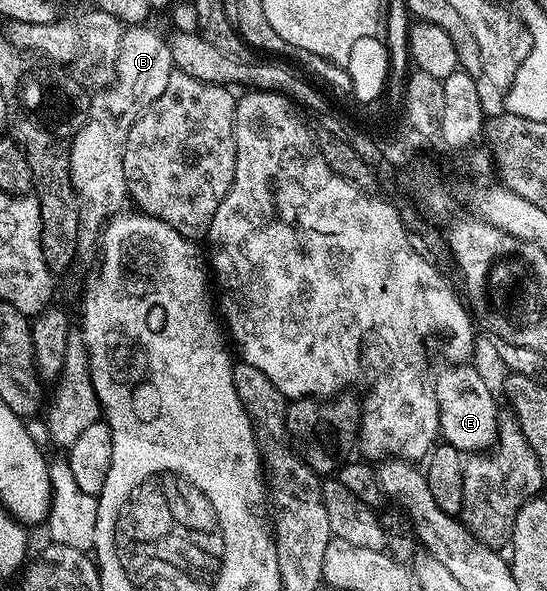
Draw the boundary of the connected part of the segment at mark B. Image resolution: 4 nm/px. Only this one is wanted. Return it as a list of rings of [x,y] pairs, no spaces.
[[[143,23],[140,25],[128,25],[122,30],[122,38],[120,39],[120,51],[116,59],[116,67],[114,68],[114,80],[106,86],[105,89],[99,89],[91,96],[90,109],[86,113],[86,122],[80,127],[80,131],[76,135],[76,139],[70,148],[70,178],[74,184],[74,188],[78,190],[78,204],[82,211],[82,227],[81,232],[97,234],[100,229],[100,223],[107,219],[123,212],[128,205],[128,194],[126,192],[126,180],[124,179],[124,143],[128,139],[128,131],[132,131],[132,127],[136,123],[136,119],[141,113],[149,107],[153,101],[160,99],[160,95],[164,95],[164,87],[168,87],[168,79],[176,72],[174,68],[174,60],[172,59],[172,51],[170,50],[170,42],[165,36],[161,37],[156,30],[153,29],[153,24]]]

